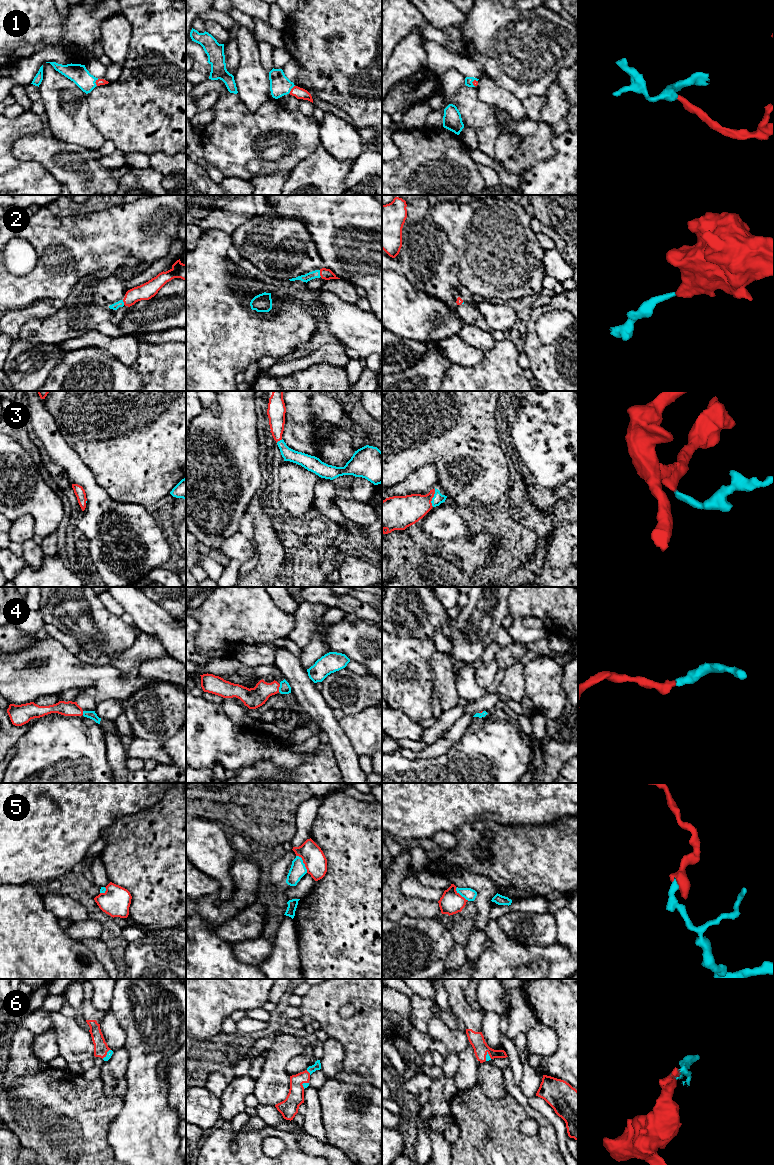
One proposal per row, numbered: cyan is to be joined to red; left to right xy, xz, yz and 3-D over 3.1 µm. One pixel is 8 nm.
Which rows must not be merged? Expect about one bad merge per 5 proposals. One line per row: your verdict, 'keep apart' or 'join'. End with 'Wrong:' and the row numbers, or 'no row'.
1: join
2: join
3: join
4: join
5: keep apart
6: join
Wrong: 5

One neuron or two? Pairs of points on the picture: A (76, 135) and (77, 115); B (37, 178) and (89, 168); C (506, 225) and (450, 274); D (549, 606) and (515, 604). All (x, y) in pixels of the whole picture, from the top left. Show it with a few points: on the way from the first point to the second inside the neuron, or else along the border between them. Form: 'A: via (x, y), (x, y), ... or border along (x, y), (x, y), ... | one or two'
A: via (76, 130), (76, 120) | one
B: border along (32, 162), (41, 164), (61, 184) | two
C: border along (451, 244), (458, 258), (458, 279), (461, 284) | two
D: via (541, 604), (523, 604) | one

